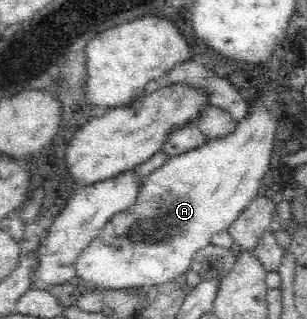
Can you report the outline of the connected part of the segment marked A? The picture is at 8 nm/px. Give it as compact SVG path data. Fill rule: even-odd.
M278 88L269 89L265 95L257 97L259 101L253 105L249 104L249 113L237 123L237 129L233 133L229 133L227 137L221 137L221 139L208 140L205 145L197 146L195 149L189 149L181 155L170 156L169 161L155 169L151 175L143 177L142 184L142 193L139 193L137 196L137 201L121 211L121 213L115 213L107 223L103 226L103 229L97 234L97 237L93 238L93 241L79 254L79 257L75 262L76 276L83 281L89 281L90 284L94 284L99 289L121 289L121 288L132 288L132 287L144 287L145 289L159 285L169 280L172 280L174 277L185 274L186 271L191 269L190 263L193 257L193 254L204 247L207 247L211 243L212 235L219 233L220 231L226 230L236 219L237 216L253 201L258 195L258 188L260 188L261 180L264 179L265 174L274 167L275 155L276 152L273 149L275 145L275 130L277 129L278 119L281 116L280 103L278 100L280 92Z

